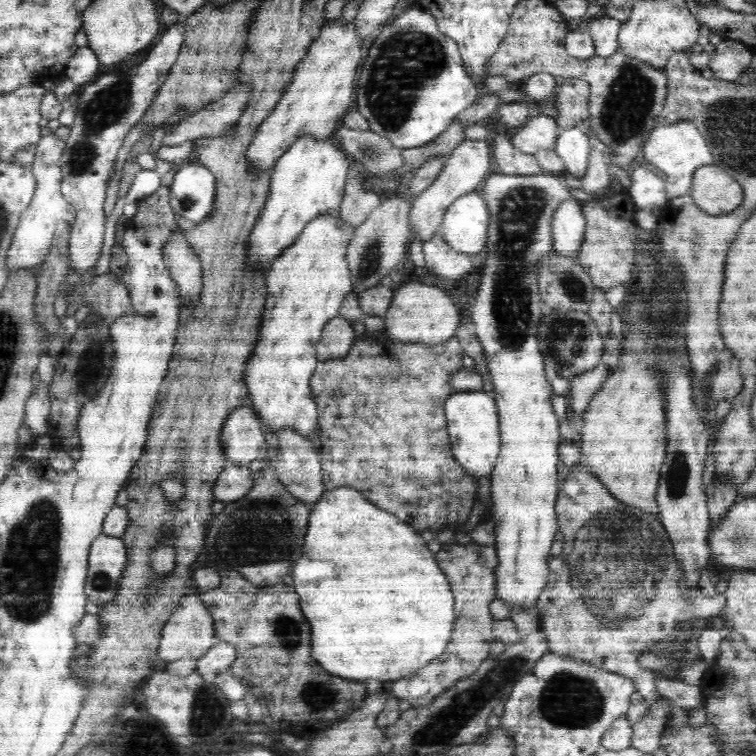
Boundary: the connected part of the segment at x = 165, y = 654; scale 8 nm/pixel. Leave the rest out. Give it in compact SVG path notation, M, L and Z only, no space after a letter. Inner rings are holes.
M186 593L179 602L179 605L161 632L161 639L157 648L157 654L169 664L173 660L184 657L197 658L198 660L208 652L217 642L214 620L208 607L202 603L198 594Z

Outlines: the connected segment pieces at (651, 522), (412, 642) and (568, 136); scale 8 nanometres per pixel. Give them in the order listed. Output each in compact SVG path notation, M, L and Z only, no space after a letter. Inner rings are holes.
M585 464L570 467L567 479L576 479L582 484L582 489L574 498L566 495L563 488L557 493L555 514L565 545L557 557L546 558L546 564L550 566L549 577L535 604L541 631L546 635L550 653L584 660L596 668L632 679L636 692L651 704L659 699L654 685L658 676L655 671L640 667L638 657L648 646L664 642L678 623L708 621L720 616L725 605L725 593L710 597L701 592L683 590L679 584L681 568L659 518L642 510L638 512L638 508L618 501Z
M350 486L325 491L311 510L304 554L294 564L292 576L296 592L304 602L302 612L312 622L314 660L342 678L378 678L388 684L438 658L452 634L455 598L424 538Z
M583 126L560 128L560 132L553 150L564 161L565 172L580 179L586 174L588 156L593 150L590 138Z

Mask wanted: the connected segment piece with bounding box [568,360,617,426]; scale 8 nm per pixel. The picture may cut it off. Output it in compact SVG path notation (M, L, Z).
M600 360L592 370L570 380L570 405L568 418L577 421L579 426L583 414L588 408L592 397L602 388L602 383L617 369L608 366L608 362Z

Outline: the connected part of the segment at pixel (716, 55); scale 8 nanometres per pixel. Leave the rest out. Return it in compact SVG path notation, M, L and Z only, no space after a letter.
M722 39L715 48L708 66L714 77L734 83L750 67L753 49L738 40Z

